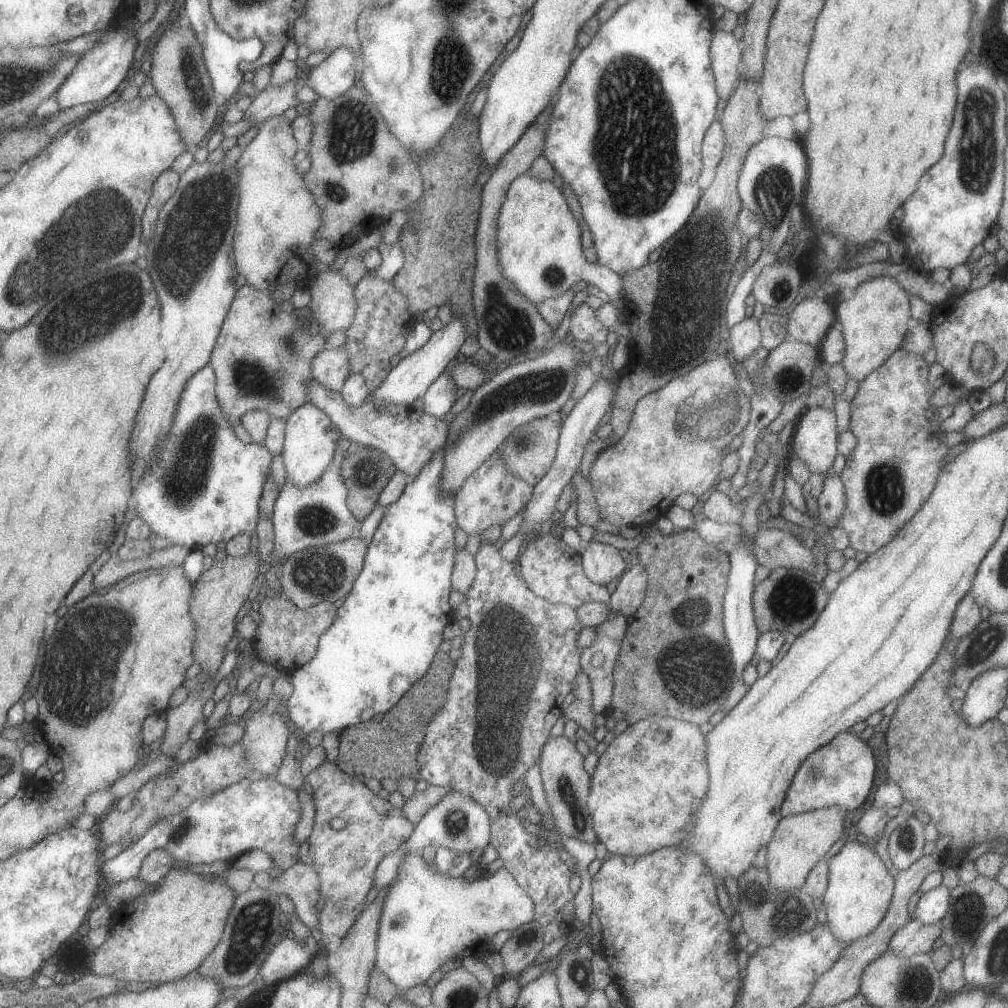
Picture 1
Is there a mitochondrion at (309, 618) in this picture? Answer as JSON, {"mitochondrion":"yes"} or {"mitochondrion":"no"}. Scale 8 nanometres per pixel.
{"mitochondrion":"no"}

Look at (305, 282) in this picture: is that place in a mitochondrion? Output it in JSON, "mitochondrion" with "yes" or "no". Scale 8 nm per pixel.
{"mitochondrion":"no"}

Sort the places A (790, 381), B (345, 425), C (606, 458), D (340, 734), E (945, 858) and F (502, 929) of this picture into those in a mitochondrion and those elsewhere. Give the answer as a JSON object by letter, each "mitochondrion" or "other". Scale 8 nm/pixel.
{"A":"mitochondrion","B":"other","C":"other","D":"other","E":"other","F":"other"}

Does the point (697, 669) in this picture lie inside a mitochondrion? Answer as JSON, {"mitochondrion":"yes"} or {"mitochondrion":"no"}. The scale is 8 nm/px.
{"mitochondrion":"yes"}

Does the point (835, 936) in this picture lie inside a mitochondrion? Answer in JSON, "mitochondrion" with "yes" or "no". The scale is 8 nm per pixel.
{"mitochondrion":"no"}

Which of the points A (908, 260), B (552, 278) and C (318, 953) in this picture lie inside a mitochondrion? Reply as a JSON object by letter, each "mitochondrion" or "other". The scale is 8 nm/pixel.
{"A":"other","B":"mitochondrion","C":"other"}

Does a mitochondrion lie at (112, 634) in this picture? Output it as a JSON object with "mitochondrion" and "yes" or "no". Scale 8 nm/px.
{"mitochondrion":"yes"}

